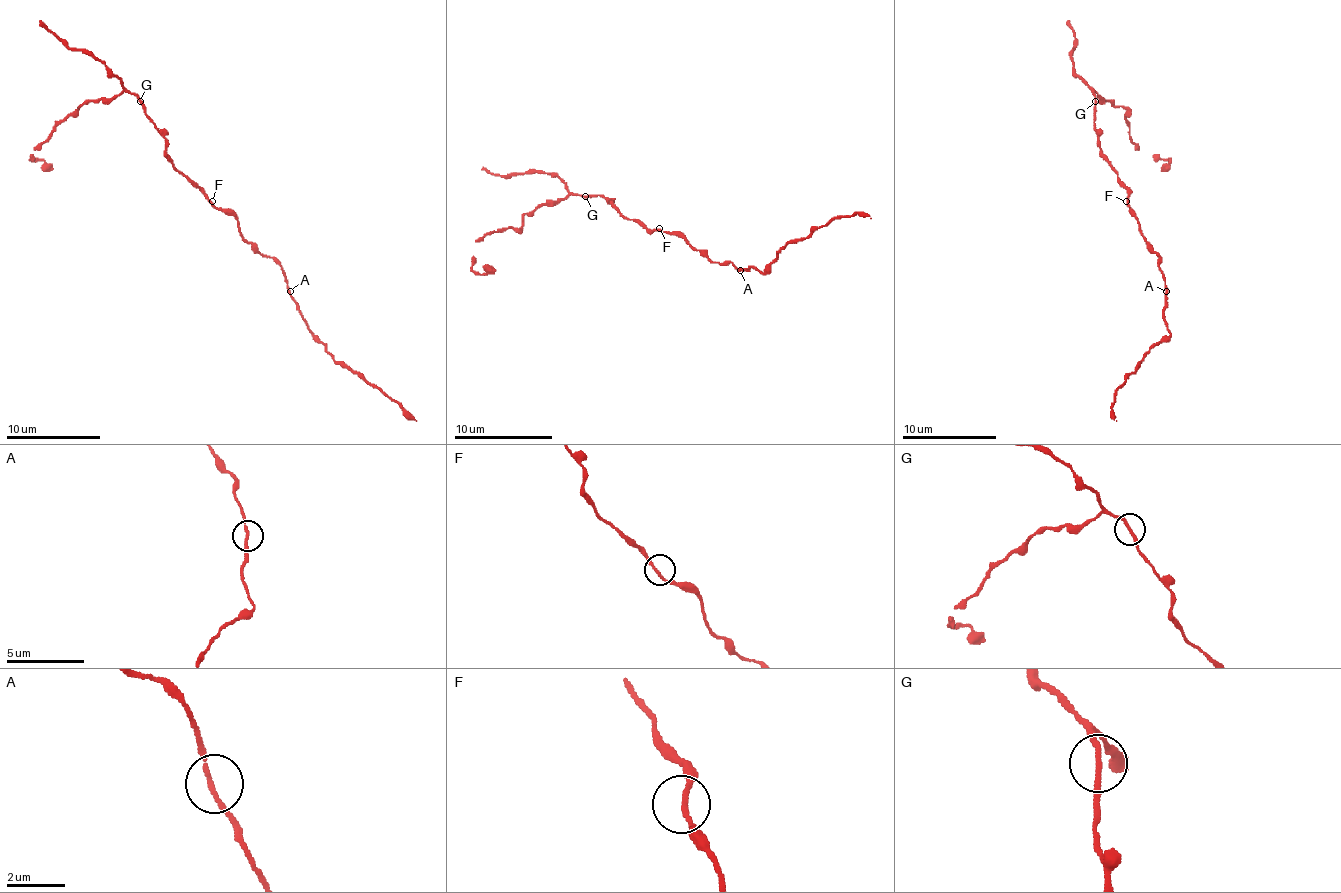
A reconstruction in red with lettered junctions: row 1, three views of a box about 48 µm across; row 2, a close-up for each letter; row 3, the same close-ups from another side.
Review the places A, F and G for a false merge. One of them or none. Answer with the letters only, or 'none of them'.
none of them

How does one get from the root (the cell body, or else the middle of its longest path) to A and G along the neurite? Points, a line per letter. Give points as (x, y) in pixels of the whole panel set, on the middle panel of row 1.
A: (657, 231), (677, 231), (713, 263), (730, 263), (740, 270)
G: (657, 231), (650, 231), (637, 221), (625, 219), (611, 199), (598, 194), (586, 197)

